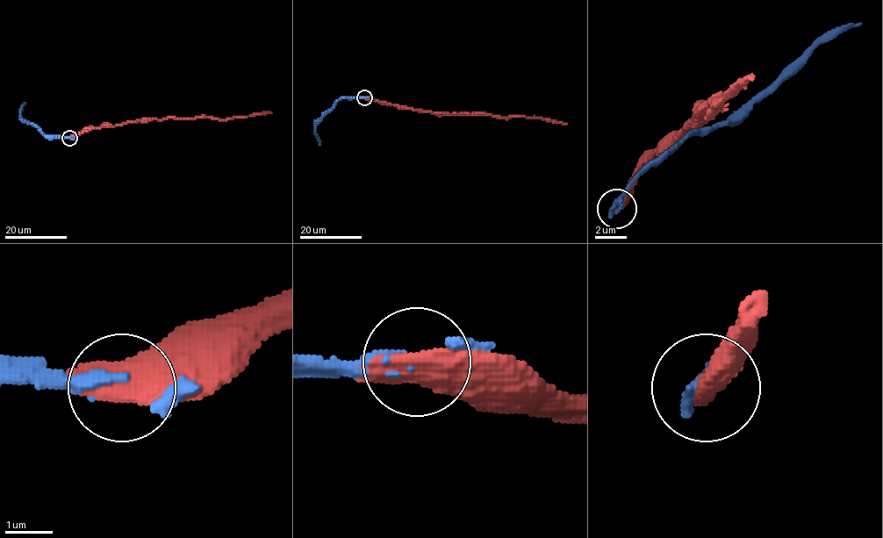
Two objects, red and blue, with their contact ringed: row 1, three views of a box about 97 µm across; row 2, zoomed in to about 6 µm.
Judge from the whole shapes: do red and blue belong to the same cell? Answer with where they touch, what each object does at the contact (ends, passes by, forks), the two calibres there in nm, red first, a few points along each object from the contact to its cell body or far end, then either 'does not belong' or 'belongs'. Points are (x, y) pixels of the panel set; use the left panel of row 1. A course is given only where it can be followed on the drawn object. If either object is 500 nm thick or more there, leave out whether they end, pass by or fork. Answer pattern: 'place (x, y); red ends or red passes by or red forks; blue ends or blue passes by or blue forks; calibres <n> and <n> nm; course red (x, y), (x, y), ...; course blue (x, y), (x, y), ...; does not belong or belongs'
place (69, 138); calibres 550 and 170 nm; course red (69, 138), (76, 138), (91, 129), (130, 122), (168, 118), (233, 119), (271, 112); course blue (69, 138), (46, 137), (25, 120), (20, 116), (20, 108), (25, 102); belongs

